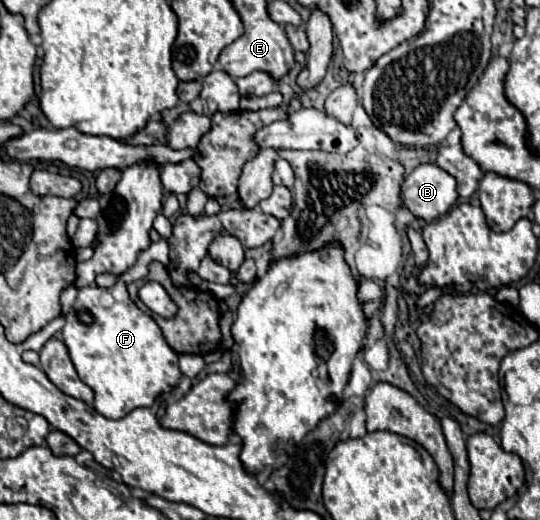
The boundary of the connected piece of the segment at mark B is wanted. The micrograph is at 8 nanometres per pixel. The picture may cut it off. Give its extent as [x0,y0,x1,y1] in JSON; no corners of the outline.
[402,164,458,220]

